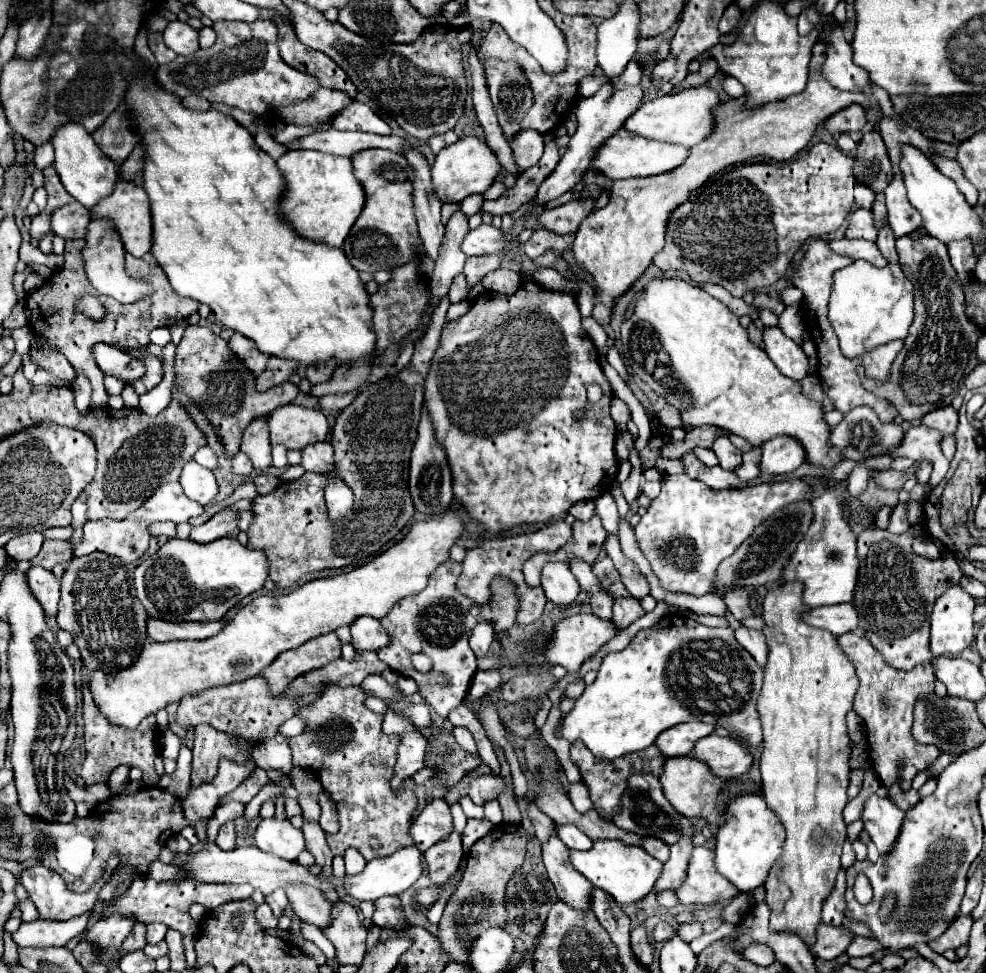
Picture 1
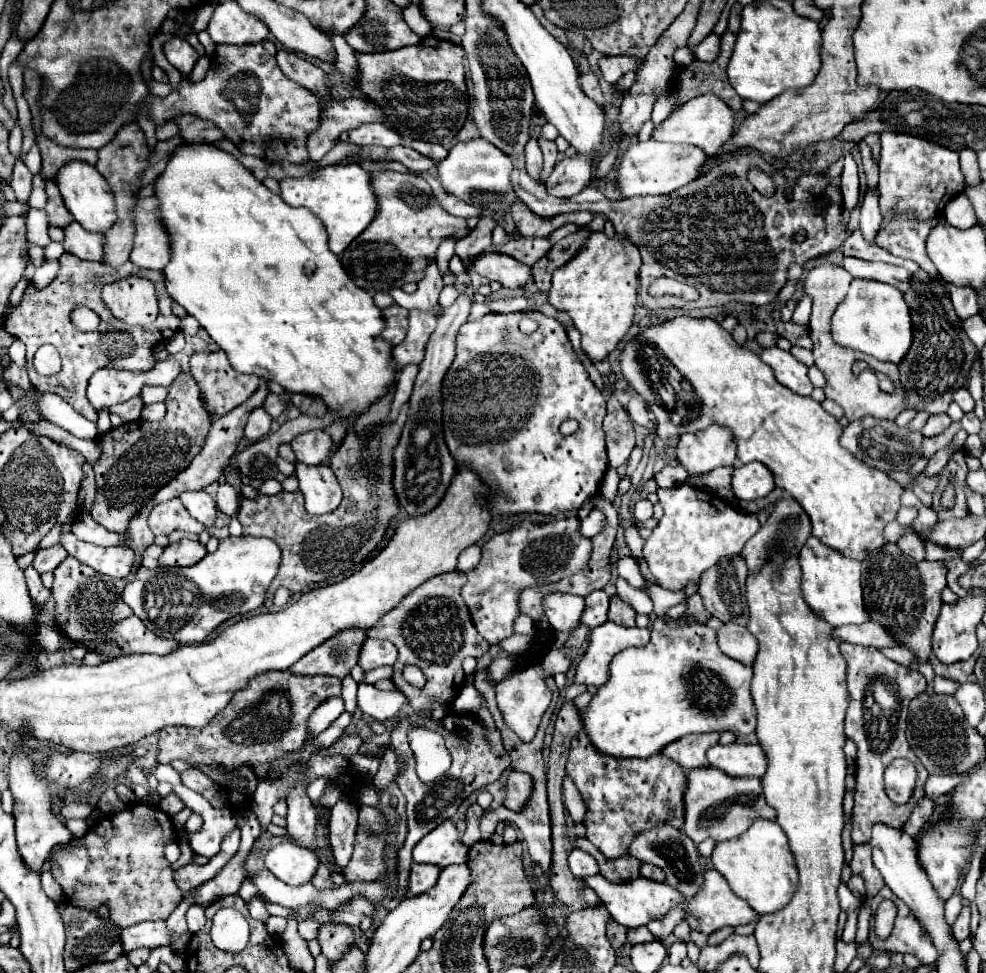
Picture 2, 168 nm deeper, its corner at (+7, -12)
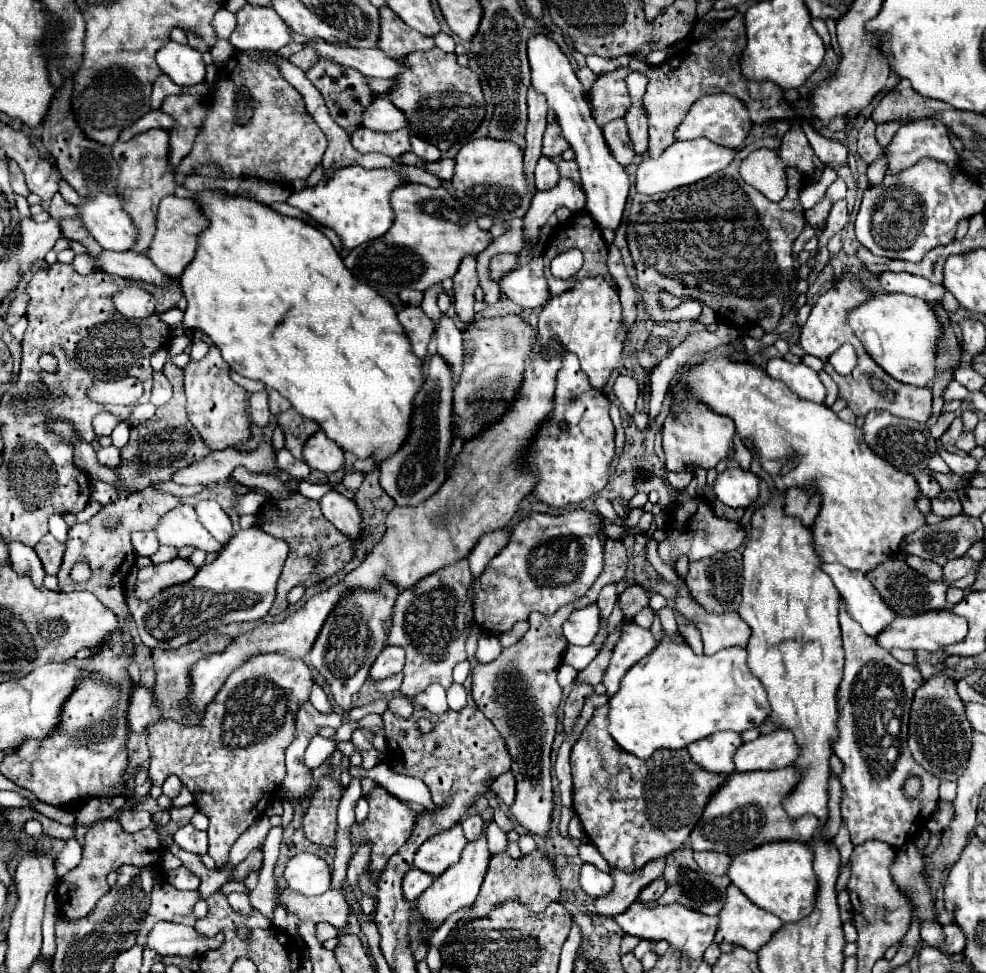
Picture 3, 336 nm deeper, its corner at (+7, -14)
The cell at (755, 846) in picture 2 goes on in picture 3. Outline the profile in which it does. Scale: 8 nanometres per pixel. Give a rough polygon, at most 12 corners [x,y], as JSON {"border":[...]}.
{"border":[[772,842],[732,858],[728,876],[782,922],[810,916],[814,852]]}

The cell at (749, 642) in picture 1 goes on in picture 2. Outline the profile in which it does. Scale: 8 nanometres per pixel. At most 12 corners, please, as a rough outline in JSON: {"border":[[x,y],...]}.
{"border":[[722,626],[718,646],[746,666],[758,654],[756,638],[744,626]]}

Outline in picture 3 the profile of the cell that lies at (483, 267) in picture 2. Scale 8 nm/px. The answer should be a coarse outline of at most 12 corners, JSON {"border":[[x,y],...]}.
{"border":[[546,236],[526,266],[504,274],[500,288],[520,308],[552,298],[542,266]]}

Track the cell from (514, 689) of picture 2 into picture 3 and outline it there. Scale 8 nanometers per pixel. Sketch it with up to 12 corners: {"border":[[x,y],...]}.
{"border":[[604,644],[568,646],[564,664],[584,670]]}

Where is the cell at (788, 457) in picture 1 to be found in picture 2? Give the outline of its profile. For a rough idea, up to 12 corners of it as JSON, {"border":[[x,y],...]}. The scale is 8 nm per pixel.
{"border":[[762,462],[734,470],[732,488],[742,500],[758,500],[776,488]]}

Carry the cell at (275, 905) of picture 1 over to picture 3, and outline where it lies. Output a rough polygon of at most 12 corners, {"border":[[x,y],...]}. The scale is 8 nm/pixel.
{"border":[[232,892],[228,902],[238,914],[250,916],[248,894]]}

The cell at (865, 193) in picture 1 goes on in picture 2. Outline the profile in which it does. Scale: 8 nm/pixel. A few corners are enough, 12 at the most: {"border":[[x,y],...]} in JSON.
{"border":[[852,154],[844,156],[842,196],[844,210],[860,202],[858,166]]}

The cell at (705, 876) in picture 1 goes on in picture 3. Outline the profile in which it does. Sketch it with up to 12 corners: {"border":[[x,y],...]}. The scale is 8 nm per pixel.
{"border":[[734,884],[716,942],[758,952],[782,920],[754,906]]}

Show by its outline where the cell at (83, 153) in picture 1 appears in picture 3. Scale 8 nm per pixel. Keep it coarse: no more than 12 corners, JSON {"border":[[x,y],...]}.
{"border":[[118,196],[82,198],[78,212],[102,248],[128,252],[138,230]]}

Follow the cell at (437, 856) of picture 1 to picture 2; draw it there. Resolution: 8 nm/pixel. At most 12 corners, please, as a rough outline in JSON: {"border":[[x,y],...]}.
{"border":[[412,864],[410,894],[428,892],[438,882],[440,866]]}

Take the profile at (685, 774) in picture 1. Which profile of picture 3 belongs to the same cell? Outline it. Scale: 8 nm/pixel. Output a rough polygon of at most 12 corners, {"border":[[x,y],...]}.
{"border":[[800,770],[734,772],[690,834],[730,856],[808,842],[818,818],[782,800]]}

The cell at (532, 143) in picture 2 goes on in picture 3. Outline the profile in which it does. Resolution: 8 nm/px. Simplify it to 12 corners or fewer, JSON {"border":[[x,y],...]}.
{"border":[[538,160],[534,176],[538,190],[550,190],[558,184],[556,162]]}

